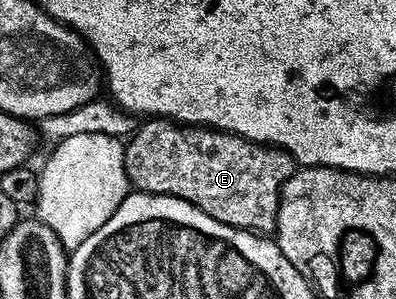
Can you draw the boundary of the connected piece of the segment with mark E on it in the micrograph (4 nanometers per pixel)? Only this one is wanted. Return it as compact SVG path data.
M148 119L143 122L144 126L133 135L124 145L124 174L128 177L129 186L133 190L141 193L153 193L154 195L164 195L166 197L177 197L183 201L190 202L194 207L206 211L210 219L218 219L218 223L226 223L230 227L245 229L250 233L261 235L272 235L276 231L276 212L280 206L280 188L292 178L298 166L287 153L267 145L257 145L255 141L247 141L241 137L236 137L233 133L222 133L219 129L207 127L189 127L179 123L173 123L167 119Z

